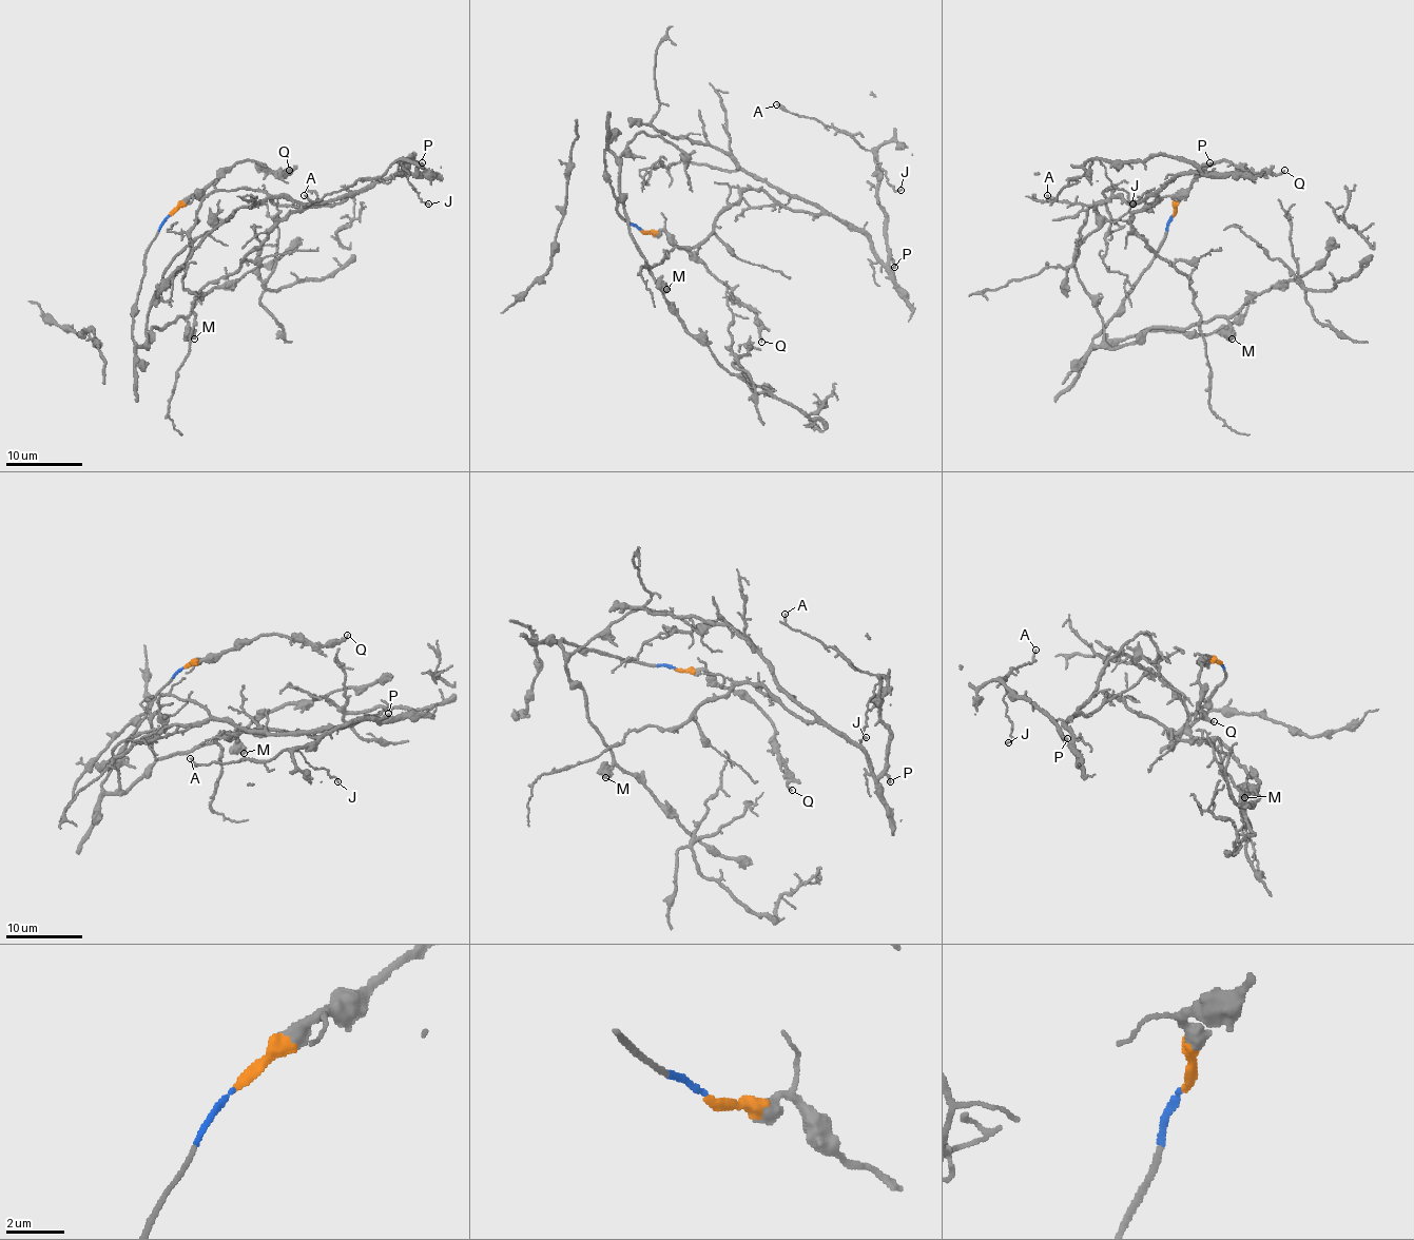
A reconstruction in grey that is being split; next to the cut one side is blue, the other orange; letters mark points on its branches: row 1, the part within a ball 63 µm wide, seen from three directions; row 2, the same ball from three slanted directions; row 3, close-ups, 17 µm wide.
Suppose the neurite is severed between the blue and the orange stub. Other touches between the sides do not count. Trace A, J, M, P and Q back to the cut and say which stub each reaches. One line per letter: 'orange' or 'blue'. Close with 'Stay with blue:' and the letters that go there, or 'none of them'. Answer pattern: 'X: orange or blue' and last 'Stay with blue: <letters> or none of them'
A: blue
J: blue
M: blue
P: blue
Q: orange
Stay with blue: A, J, M, P

